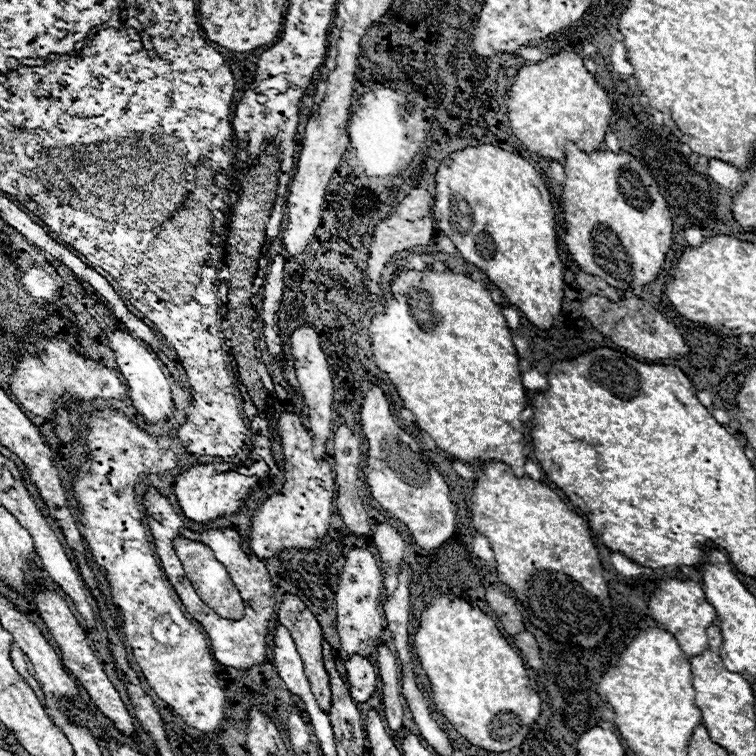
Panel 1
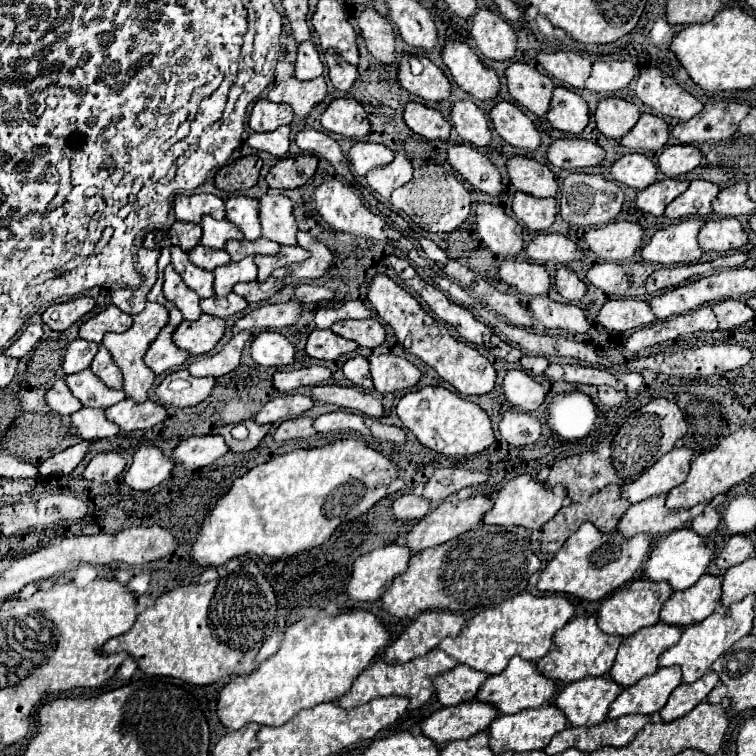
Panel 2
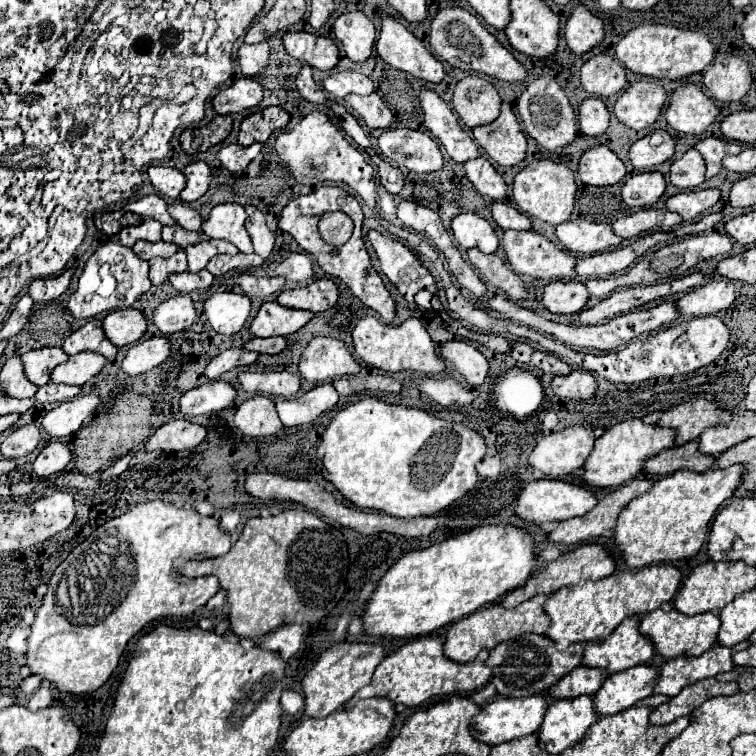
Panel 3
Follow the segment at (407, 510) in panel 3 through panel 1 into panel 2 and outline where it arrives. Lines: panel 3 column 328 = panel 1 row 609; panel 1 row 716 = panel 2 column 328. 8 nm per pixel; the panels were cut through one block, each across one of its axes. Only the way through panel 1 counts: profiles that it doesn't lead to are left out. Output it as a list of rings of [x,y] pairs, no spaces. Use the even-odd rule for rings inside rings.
[[[338,440],[330,446],[312,450],[292,450],[252,468],[232,482],[232,488],[208,510],[194,538],[190,558],[196,566],[220,566],[238,556],[258,556],[264,562],[276,562],[322,546],[340,524],[366,514],[384,498],[388,484],[396,478],[398,468],[394,462],[356,440]]]

